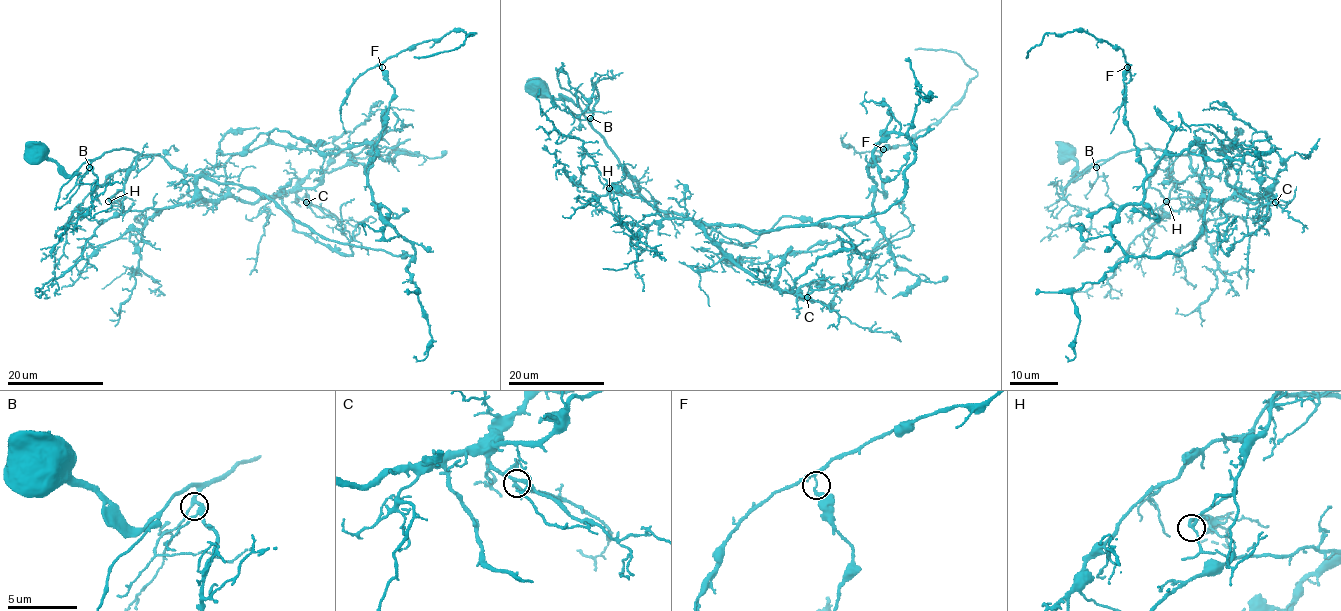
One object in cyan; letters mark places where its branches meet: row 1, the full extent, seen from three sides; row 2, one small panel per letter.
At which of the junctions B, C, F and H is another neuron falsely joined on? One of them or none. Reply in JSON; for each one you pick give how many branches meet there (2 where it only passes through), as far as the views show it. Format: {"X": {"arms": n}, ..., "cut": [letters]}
{"F": {"arms": 3}, "cut": ["F"]}

